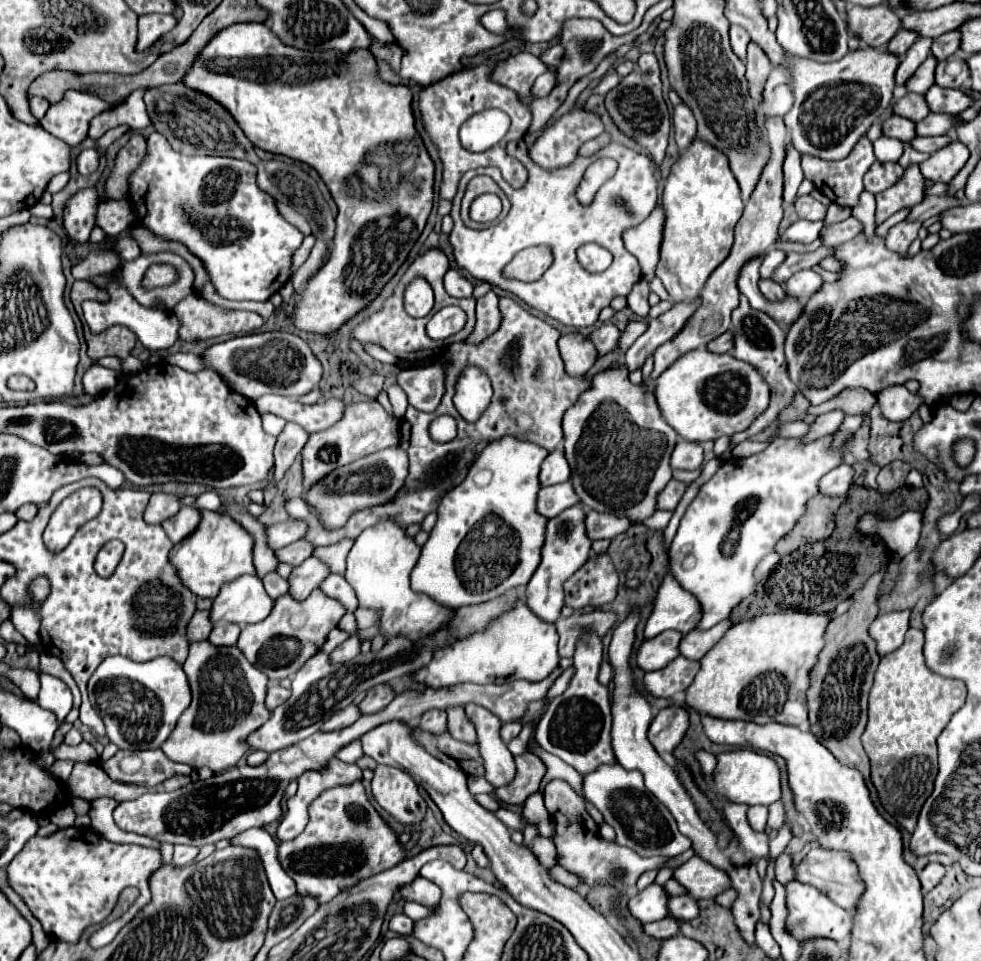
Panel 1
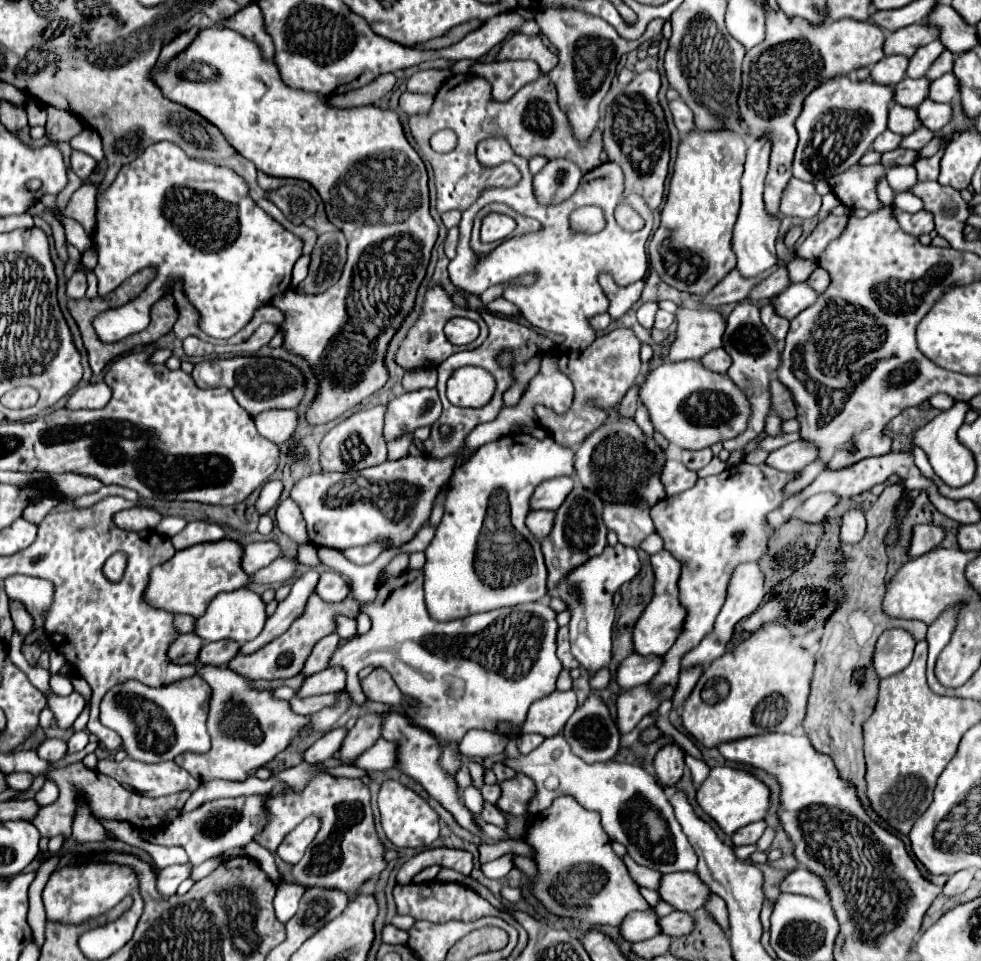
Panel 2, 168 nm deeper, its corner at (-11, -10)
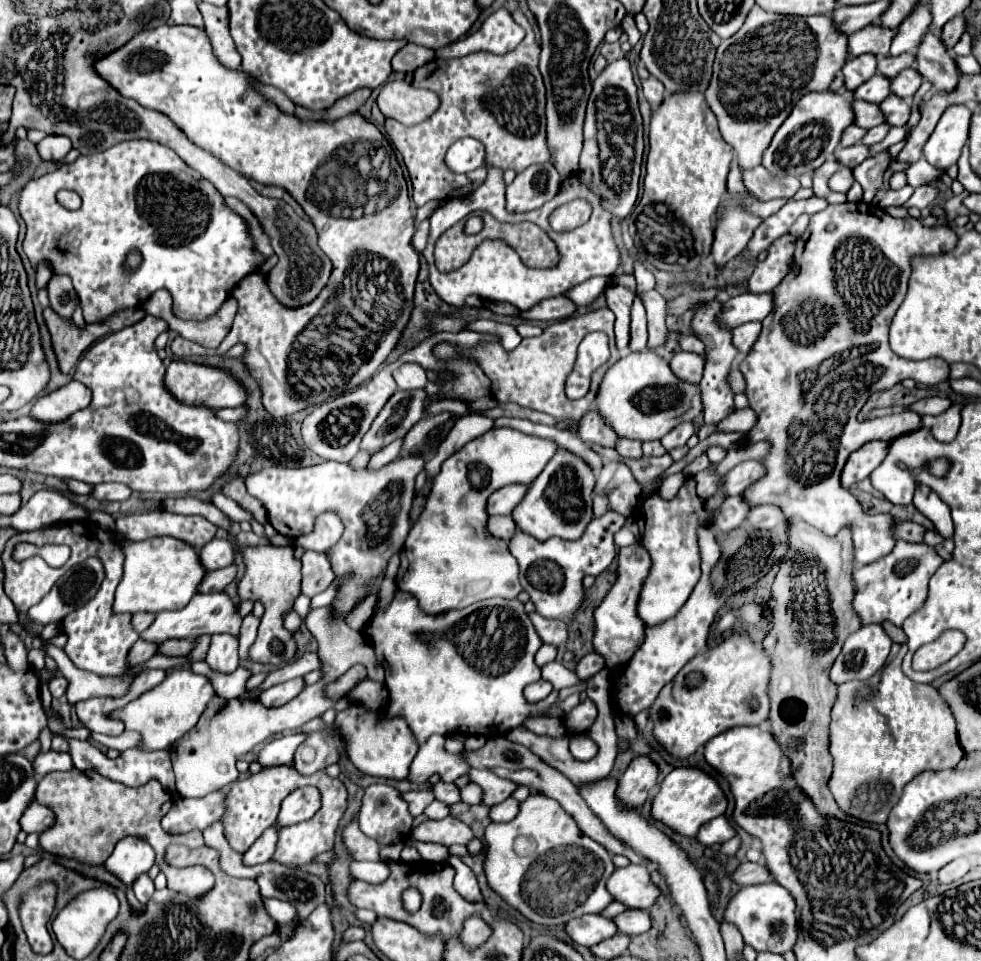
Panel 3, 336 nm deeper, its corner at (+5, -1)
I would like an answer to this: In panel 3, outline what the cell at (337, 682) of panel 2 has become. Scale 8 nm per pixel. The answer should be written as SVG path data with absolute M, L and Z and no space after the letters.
M298 677L298 679L292 679L288 683L280 683L268 691L264 691L258 701L264 707L280 707L280 705L288 703L292 697L296 697L296 693L300 693L302 689L304 689L304 681Z

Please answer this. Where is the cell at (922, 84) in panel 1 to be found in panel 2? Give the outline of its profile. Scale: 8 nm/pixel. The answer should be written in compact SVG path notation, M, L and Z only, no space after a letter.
M920 78L920 80L904 80L900 84L896 84L896 96L894 102L898 102L900 106L908 106L908 108L918 108L918 104L922 104L922 100L928 98L930 92L930 80Z

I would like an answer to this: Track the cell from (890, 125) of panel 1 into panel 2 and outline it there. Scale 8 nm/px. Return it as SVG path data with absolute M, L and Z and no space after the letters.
M886 130L886 132L882 132L882 134L874 140L872 148L878 150L878 152L890 152L890 150L900 148L900 142L902 142L902 140L904 140L902 134L894 134L894 132Z

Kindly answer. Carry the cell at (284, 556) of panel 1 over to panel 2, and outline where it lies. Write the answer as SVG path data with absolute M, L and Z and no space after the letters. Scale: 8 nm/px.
M282 556L280 560L274 560L274 564L262 568L260 572L252 574L250 576L250 582L260 582L260 584L282 584L290 578L296 576L296 570L298 570L298 560L296 558L288 558L288 556Z

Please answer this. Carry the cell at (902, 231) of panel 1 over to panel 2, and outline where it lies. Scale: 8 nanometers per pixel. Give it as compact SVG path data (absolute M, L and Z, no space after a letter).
M896 210L896 218L902 226L902 230L910 236L922 236L922 234L930 234L934 230L934 220L932 214L926 210L920 210L916 214L908 214L902 210Z

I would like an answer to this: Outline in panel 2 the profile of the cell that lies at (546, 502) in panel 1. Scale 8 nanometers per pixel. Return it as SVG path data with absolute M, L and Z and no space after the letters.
M536 510L536 512L530 512L526 524L528 524L528 528L532 528L532 534L538 540L544 540L552 530L554 520L556 520L556 512L552 512L552 510Z

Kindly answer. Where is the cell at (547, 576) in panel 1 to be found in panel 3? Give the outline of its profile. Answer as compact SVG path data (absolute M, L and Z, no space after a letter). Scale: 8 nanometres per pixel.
M558 449L546 463L544 471L530 483L524 499L514 507L512 519L518 529L532 535L534 539L578 539L584 527L592 521L592 489L594 473L590 465L570 451Z

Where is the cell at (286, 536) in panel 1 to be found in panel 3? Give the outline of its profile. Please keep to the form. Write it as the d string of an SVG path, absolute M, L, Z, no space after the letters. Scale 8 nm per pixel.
M212 539L208 545L204 545L198 553L200 565L206 571L216 571L232 565L234 561L234 545L232 541L222 541L222 539Z

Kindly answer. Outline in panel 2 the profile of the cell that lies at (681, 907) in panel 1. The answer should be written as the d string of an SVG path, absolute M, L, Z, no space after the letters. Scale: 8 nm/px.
M674 910L672 914L660 918L660 924L662 924L662 934L678 938L678 936L686 936L686 934L692 932L692 928L694 928L694 916L688 914L688 912Z

